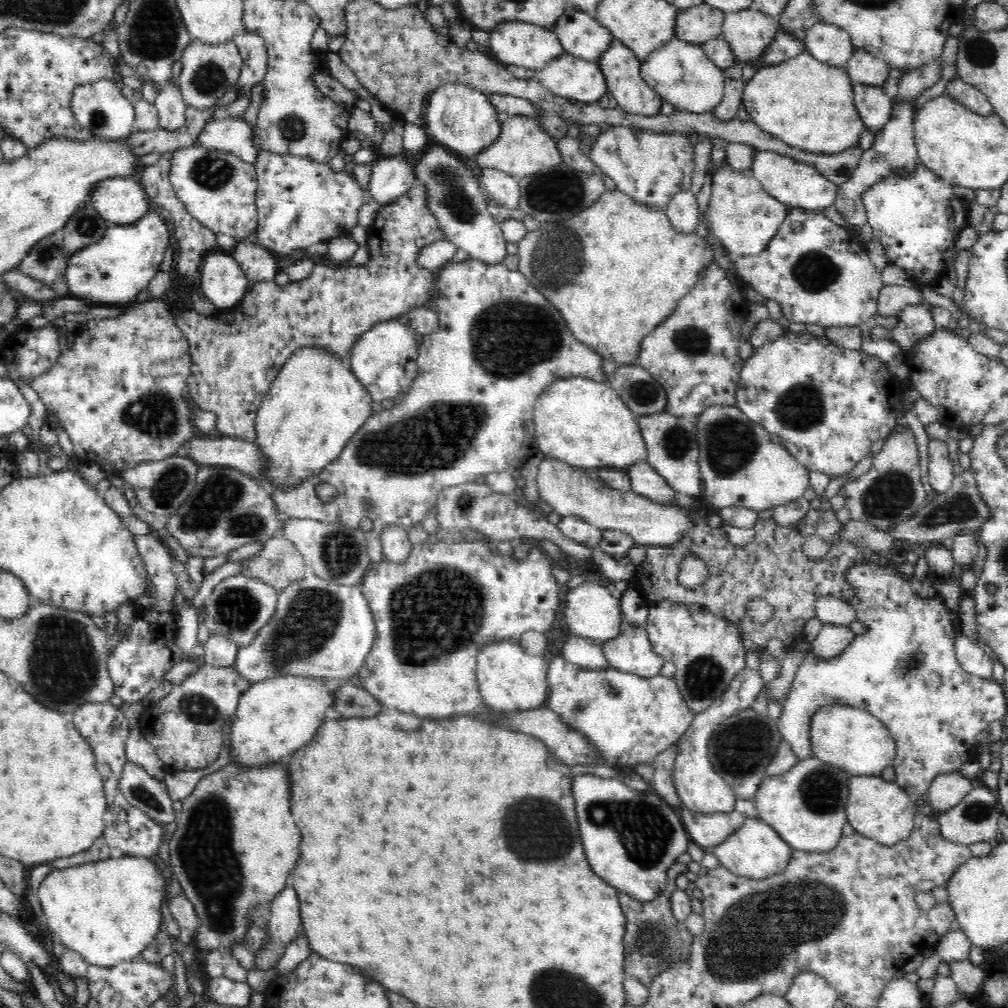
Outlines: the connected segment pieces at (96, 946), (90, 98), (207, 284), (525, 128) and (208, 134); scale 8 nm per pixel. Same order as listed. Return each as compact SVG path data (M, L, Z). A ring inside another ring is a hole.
M112 850L110 856L104 856L104 860L48 872L48 876L40 880L37 892L40 908L46 916L47 931L67 949L77 952L88 963L96 966L113 967L123 960L141 957L141 952L148 948L159 929L163 928L165 881L160 864L156 864L154 857L126 856Z
M102 79L95 83L81 84L73 90L70 106L73 115L80 123L82 128L89 130L93 136L104 136L110 140L114 140L117 137L127 138L129 134L135 130L135 110L133 107L133 100L128 101L122 95L122 91L116 86L116 80L109 81L108 79Z
M209 253L200 265L200 292L217 310L238 305L251 282L232 253Z
M512 115L501 122L500 136L494 144L487 146L472 162L478 171L492 168L520 180L543 169L556 166L563 160L557 149L556 139L543 129L536 117Z
M227 116L206 123L196 143L206 148L226 150L254 165L257 162L257 151L253 138L252 125L244 121L242 116Z

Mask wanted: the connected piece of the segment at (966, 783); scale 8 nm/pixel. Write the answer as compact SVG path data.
M960 771L936 776L927 793L928 802L933 806L935 815L957 804L974 789L972 780L962 776Z

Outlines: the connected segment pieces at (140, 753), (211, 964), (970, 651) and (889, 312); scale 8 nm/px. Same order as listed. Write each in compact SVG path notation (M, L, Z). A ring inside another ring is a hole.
M132 727L125 742L125 753L128 761L141 766L154 779L165 783L167 776L164 763L154 751L152 744L140 733L139 727Z
M218 948L208 952L203 959L205 971L209 977L224 976L228 979L245 983L247 970L242 968L239 961L233 956L231 948Z
M961 634L956 637L956 657L966 674L993 679L993 661L973 640Z
M884 285L880 288L880 295L877 299L877 315L882 317L895 317L902 312L906 306L910 306L910 304L920 304L922 298L922 291L918 288Z

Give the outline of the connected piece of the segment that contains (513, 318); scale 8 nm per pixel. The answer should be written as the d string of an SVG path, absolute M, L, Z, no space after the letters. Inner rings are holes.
M469 256L462 262L450 262L446 264L446 266L441 269L435 270L435 274L435 288L439 295L434 310L437 312L439 318L439 327L438 330L432 334L419 337L416 358L418 372L412 382L412 386L408 388L406 396L402 401L394 404L392 408L388 408L387 410L376 406L374 413L362 424L362 428L354 434L353 438L348 442L348 445L340 452L340 456L336 456L336 460L332 460L330 464L326 464L316 476L308 476L308 480L302 480L298 485L269 484L266 476L263 476L263 472L267 471L269 465L267 464L267 457L263 456L263 451L259 448L260 446L256 445L256 442L244 441L234 437L221 437L217 440L199 440L193 438L184 444L182 454L188 456L195 463L199 462L203 465L224 464L224 466L242 471L246 475L254 478L254 480L257 480L257 482L267 484L271 497L274 499L275 505L277 506L277 510L288 514L290 518L319 520L323 523L340 523L346 525L346 527L350 527L352 530L359 530L358 527L359 524L362 524L362 520L370 518L370 520L372 520L372 529L364 533L364 539L366 539L367 553L372 562L382 560L381 532L384 530L384 527L404 527L404 529L408 530L414 524L426 518L429 513L428 511L436 504L436 499L439 494L448 487L474 482L478 476L486 476L492 472L512 472L515 469L520 469L526 459L537 451L533 419L535 399L540 396L552 382L558 379L582 376L582 378L589 378L598 382L608 381L609 378L604 376L604 371L602 370L602 362L604 359L588 345L580 342L572 332L570 332L561 312L546 300L541 292L537 288L534 288L519 270L512 271L503 263L482 263L480 260L473 259ZM318 484L332 484L337 490L334 500L324 502L314 490L314 486L318 486Z

